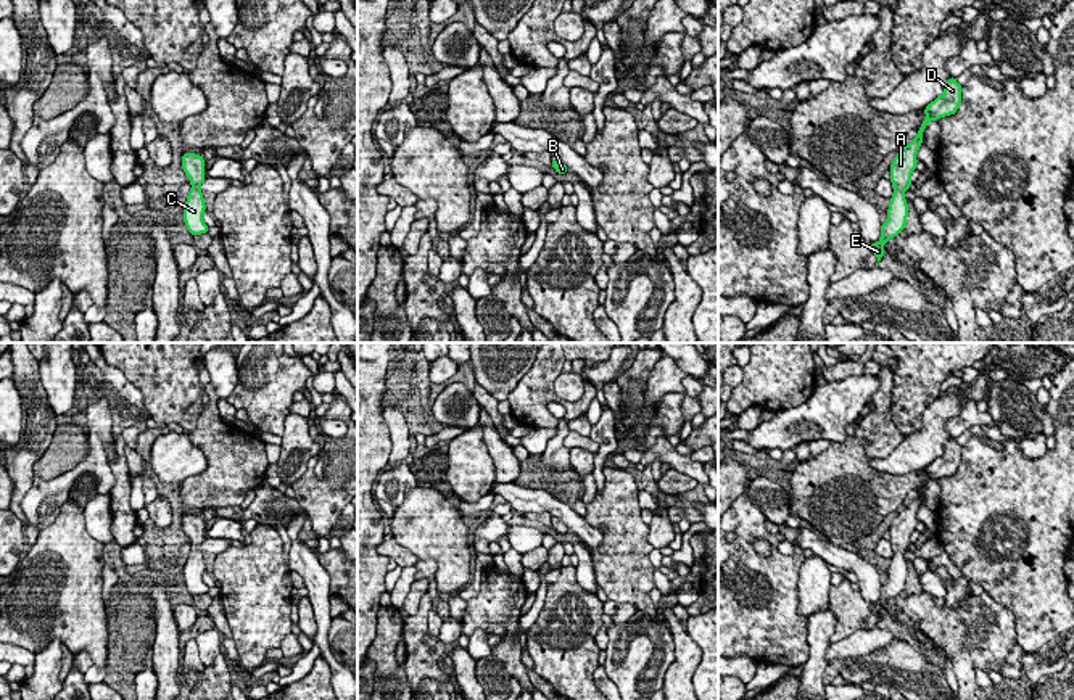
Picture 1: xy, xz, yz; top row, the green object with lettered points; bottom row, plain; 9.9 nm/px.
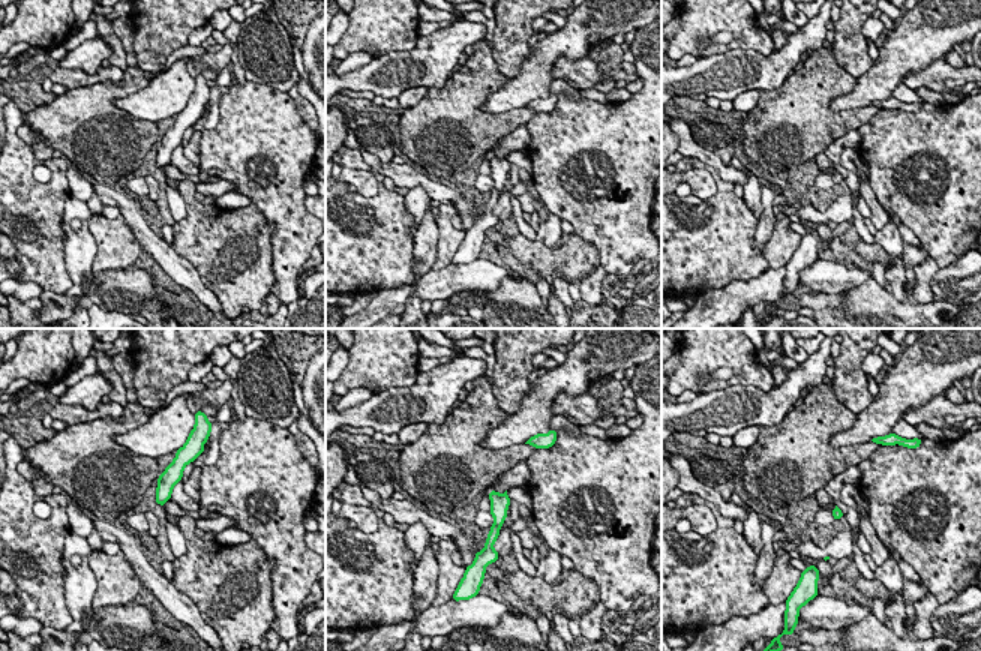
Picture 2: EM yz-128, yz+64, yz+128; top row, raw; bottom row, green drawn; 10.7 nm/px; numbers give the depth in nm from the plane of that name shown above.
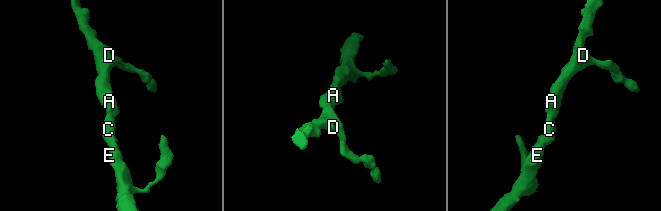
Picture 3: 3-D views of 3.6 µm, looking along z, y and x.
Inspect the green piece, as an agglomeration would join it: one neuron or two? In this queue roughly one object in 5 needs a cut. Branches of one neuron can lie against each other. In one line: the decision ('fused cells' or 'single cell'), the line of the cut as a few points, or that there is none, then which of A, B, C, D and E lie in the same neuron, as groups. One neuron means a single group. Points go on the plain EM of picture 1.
single cell | no cut | A B C D E

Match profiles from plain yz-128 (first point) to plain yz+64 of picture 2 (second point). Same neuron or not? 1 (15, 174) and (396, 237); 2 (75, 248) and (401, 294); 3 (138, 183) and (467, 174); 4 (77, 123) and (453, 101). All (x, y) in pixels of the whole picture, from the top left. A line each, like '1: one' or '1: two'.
1: one
2: two
3: two
4: one

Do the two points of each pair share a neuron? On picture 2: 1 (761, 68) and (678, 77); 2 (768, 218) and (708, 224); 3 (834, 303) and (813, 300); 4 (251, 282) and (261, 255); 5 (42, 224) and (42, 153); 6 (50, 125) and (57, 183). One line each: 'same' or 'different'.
1: same
2: different
3: same
4: same
5: different
6: different

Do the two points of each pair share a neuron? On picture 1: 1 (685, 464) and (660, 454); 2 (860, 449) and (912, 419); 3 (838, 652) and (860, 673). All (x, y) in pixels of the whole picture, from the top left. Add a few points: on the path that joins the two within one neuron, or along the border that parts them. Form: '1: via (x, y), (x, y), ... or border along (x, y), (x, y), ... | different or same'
1: via (678, 462), (667, 454) | same
2: border along (891, 390), (891, 415), (904, 435) | different
3: border along (883, 649), (859, 657), (833, 658), (828, 663) | different

